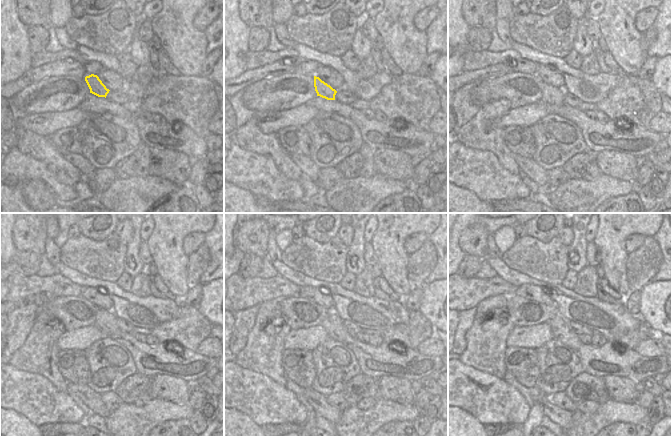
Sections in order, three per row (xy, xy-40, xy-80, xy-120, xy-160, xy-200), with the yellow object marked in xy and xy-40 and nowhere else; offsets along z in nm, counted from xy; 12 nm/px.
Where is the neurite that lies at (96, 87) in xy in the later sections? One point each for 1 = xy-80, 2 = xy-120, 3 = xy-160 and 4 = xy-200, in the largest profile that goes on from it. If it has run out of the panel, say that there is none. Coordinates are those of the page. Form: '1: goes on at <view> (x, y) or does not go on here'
1: goes on at xy-80 (551, 95)
2: goes on at xy-120 (105, 320)
3: goes on at xy-160 (333, 325)
4: goes on at xy-200 (559, 327)

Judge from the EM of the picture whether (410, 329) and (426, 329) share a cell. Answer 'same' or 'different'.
same

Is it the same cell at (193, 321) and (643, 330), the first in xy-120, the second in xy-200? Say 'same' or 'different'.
same

